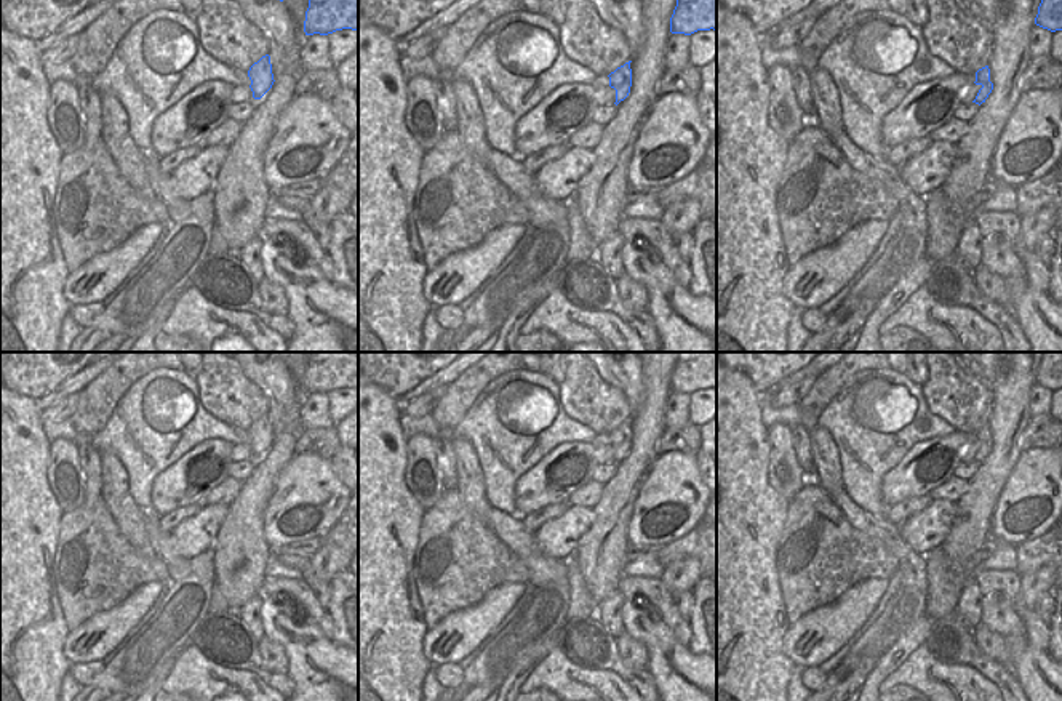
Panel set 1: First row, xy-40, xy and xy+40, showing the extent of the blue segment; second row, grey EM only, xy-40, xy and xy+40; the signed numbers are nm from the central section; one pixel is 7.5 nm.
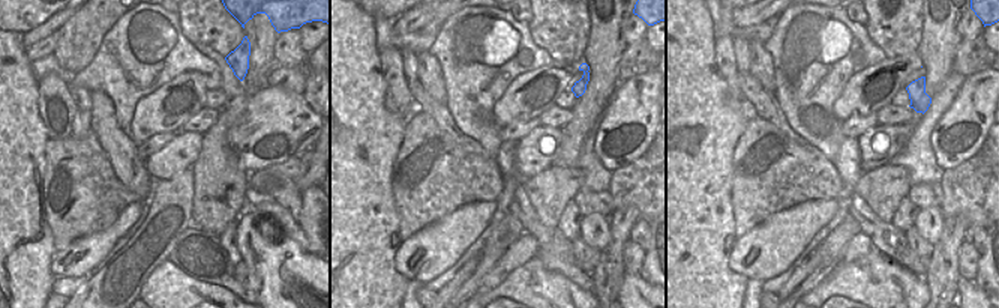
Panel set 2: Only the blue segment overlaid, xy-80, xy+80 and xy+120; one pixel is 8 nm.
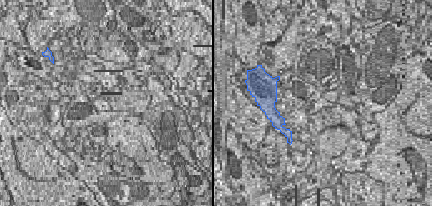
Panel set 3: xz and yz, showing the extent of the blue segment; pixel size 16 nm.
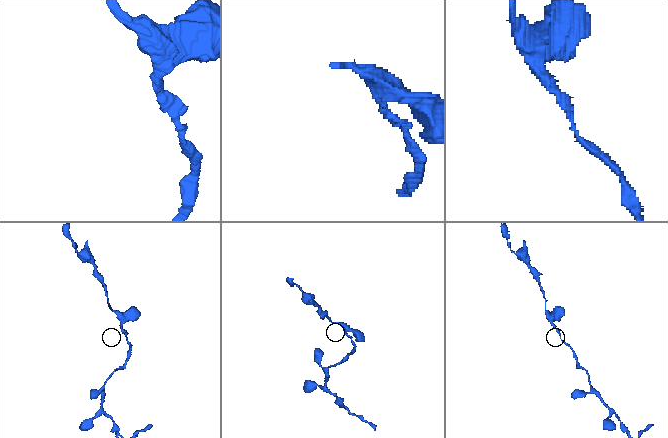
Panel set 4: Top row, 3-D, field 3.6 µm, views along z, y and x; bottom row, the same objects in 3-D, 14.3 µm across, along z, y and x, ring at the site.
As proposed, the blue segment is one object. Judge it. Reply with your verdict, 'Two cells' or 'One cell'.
One cell.

